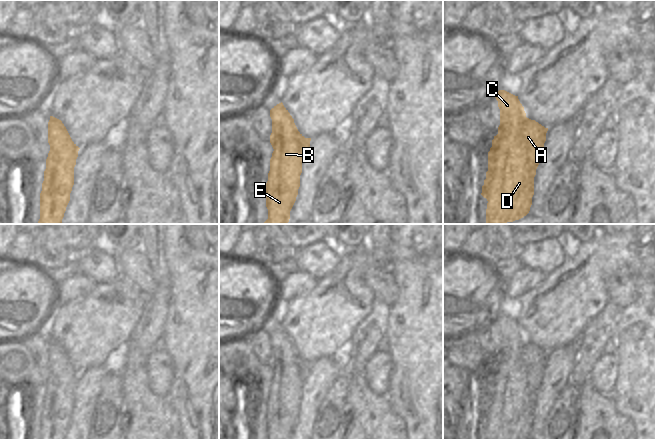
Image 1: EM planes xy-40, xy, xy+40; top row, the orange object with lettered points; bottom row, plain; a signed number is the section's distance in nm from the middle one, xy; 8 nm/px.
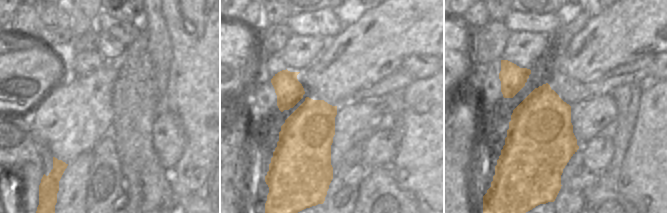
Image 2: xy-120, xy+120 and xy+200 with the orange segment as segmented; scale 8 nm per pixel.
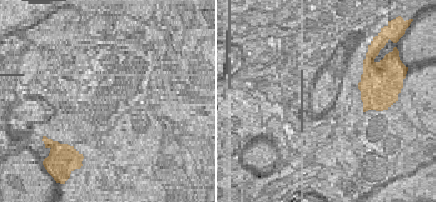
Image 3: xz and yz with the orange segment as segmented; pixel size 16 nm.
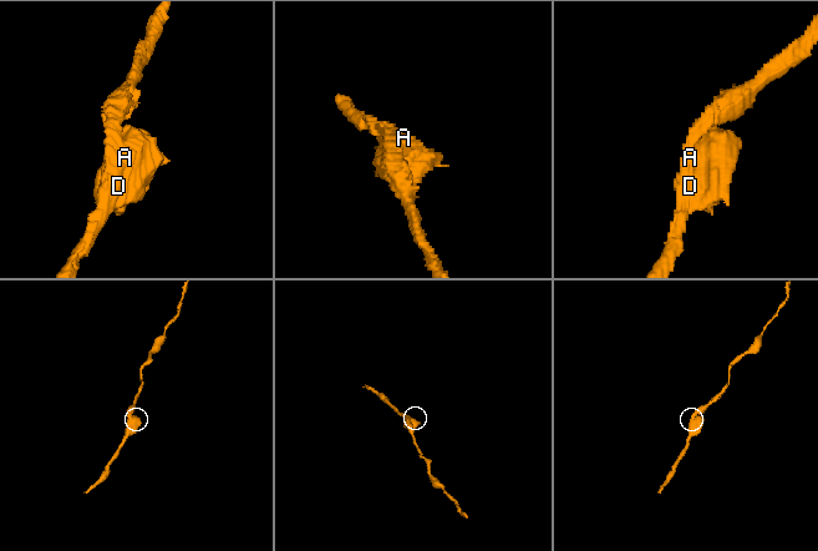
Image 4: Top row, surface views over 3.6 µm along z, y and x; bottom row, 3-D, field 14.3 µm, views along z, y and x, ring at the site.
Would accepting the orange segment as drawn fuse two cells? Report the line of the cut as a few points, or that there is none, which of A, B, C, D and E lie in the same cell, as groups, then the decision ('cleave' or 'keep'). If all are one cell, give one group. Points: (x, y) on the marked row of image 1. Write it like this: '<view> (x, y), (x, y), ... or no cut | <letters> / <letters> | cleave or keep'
no cut | A B C D E | keep

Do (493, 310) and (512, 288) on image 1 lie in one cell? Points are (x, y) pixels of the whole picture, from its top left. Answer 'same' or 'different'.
different

